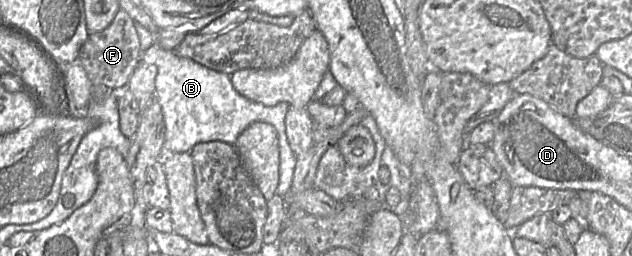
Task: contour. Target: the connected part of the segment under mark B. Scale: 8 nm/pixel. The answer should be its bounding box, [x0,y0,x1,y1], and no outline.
[141,43,297,199]

